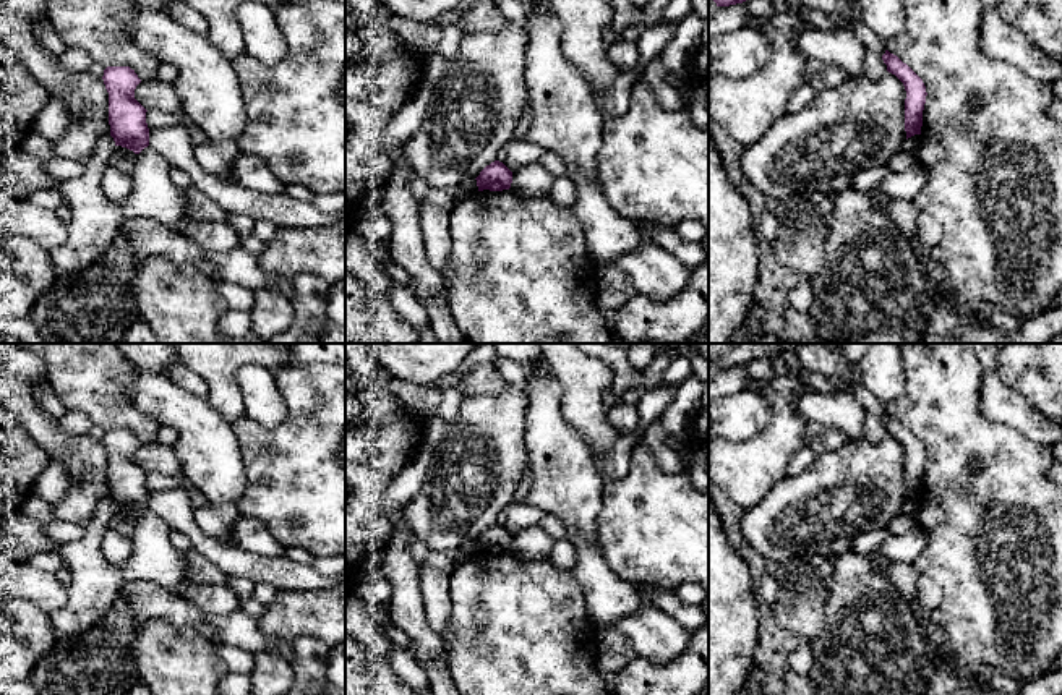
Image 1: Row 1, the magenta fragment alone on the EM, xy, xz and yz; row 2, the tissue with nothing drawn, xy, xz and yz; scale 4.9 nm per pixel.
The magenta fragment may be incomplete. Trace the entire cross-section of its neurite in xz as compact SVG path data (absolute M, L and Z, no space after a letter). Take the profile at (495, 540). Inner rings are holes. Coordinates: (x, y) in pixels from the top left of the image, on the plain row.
M495 523L486 528L475 543L478 554L503 554L511 551L512 535L503 525Z

